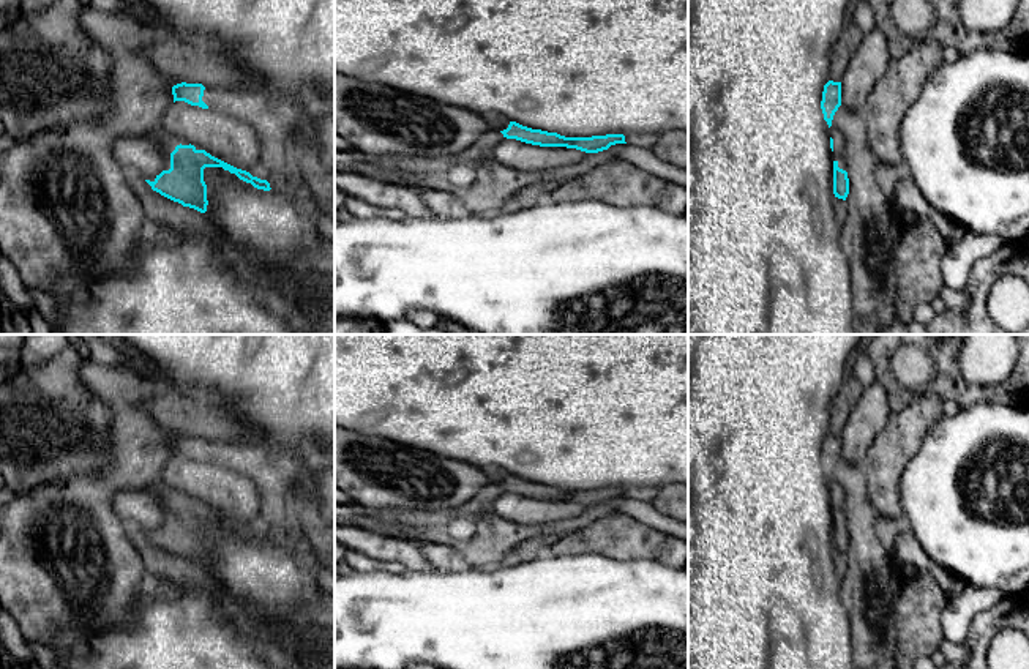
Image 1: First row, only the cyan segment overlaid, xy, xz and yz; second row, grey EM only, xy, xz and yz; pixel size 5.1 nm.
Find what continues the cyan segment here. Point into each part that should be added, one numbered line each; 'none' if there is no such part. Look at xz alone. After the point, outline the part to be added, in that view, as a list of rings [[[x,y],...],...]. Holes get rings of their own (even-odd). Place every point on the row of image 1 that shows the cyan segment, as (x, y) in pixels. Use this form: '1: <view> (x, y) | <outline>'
1: xz (497, 122) | [[[486,114],[483,118],[489,123],[491,129],[503,131],[508,128],[510,120],[499,114]]]

